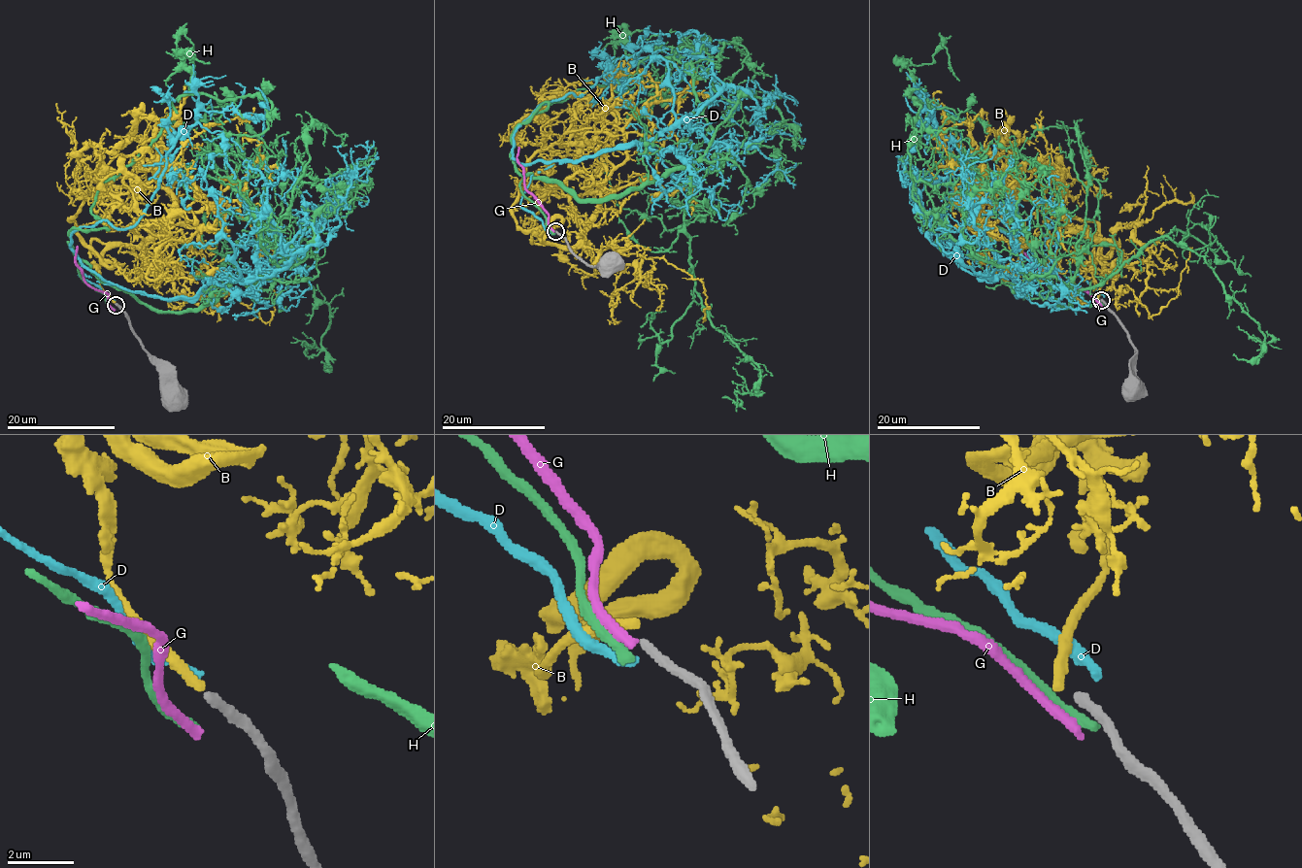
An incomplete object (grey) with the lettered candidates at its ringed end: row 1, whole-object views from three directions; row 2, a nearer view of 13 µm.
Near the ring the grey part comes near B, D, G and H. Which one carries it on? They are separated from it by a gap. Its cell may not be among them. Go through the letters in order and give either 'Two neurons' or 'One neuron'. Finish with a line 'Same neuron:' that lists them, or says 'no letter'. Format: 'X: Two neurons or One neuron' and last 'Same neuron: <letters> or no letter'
B: Two neurons
D: Two neurons
G: Two neurons
H: Two neurons
Same neuron: no letter

